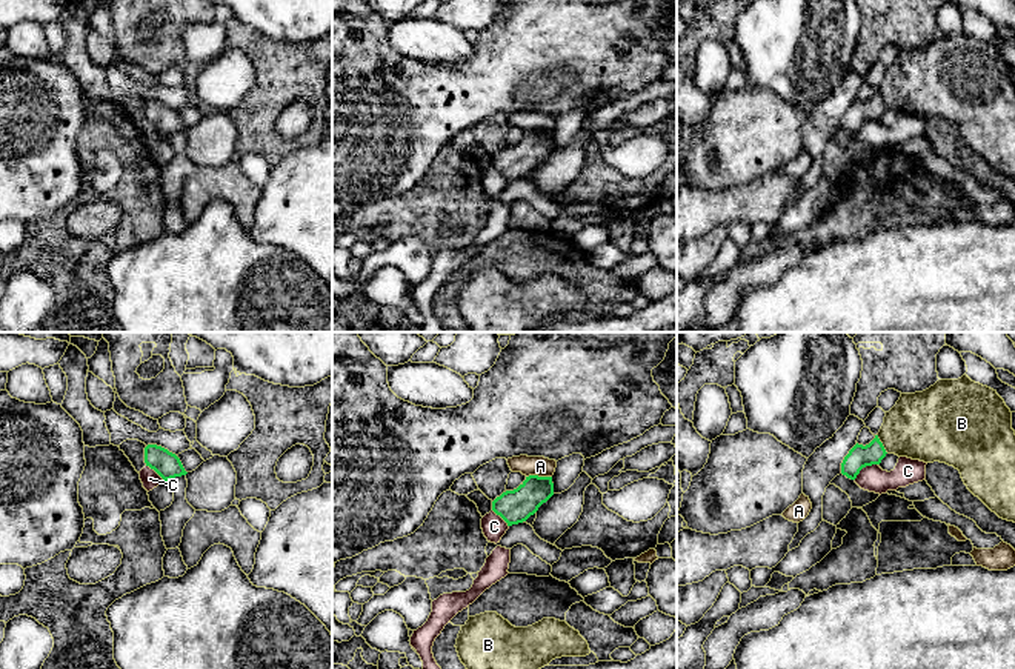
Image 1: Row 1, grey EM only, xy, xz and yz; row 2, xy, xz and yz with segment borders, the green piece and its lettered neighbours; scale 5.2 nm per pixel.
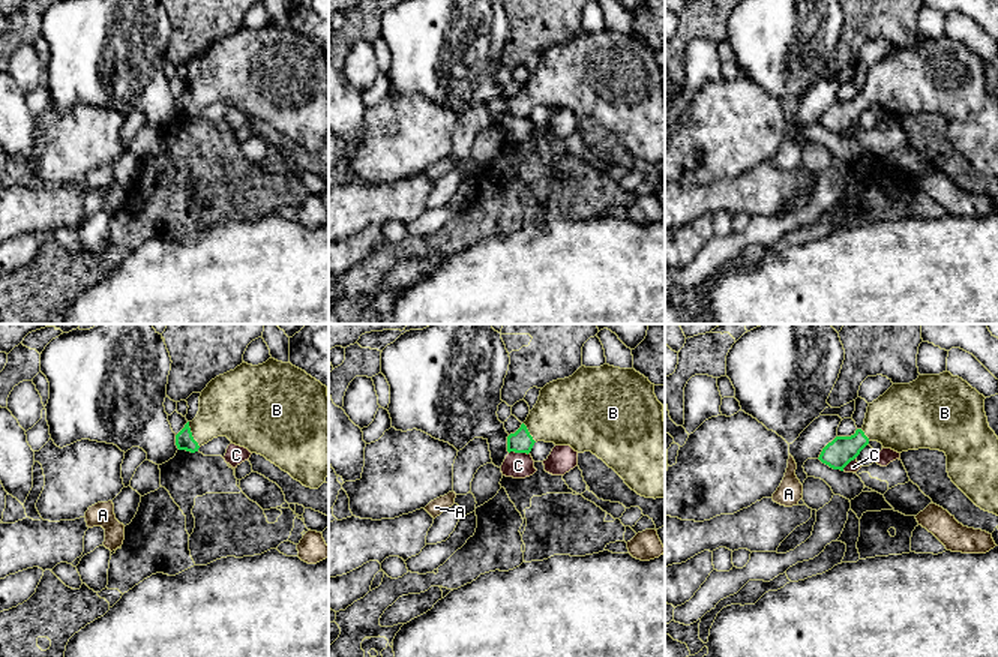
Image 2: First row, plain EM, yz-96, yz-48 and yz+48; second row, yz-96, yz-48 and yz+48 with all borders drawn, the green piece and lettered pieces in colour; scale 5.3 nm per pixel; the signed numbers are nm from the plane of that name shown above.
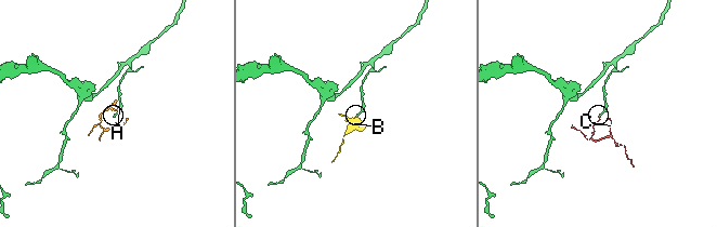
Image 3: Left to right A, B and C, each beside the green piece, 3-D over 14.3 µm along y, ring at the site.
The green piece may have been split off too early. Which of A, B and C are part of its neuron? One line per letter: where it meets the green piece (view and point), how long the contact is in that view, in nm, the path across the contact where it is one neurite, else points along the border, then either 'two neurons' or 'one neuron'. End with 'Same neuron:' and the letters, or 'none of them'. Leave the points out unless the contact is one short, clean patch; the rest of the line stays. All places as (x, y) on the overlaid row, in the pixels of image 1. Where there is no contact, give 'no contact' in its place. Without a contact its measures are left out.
A: xz (537, 475) | 140 nm | along xz (551, 475), (526, 477) | two neurons
B: yz (881, 445) | 110 nm | across yz (858, 457), (872, 454), (881, 445), (909, 429), (925, 426) | one neuron
C: yz (865, 466) | 150 nm | along yz (877, 463), (866, 465), (854, 479) | two neurons
Same neuron: B

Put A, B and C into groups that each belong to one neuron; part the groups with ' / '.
A / B / C

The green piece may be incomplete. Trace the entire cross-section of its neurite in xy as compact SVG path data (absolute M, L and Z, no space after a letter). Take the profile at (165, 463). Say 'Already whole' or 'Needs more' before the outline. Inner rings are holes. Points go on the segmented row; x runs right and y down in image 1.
Already whole. M148 444L145 448L145 463L165 481L188 474L175 454L157 444Z

